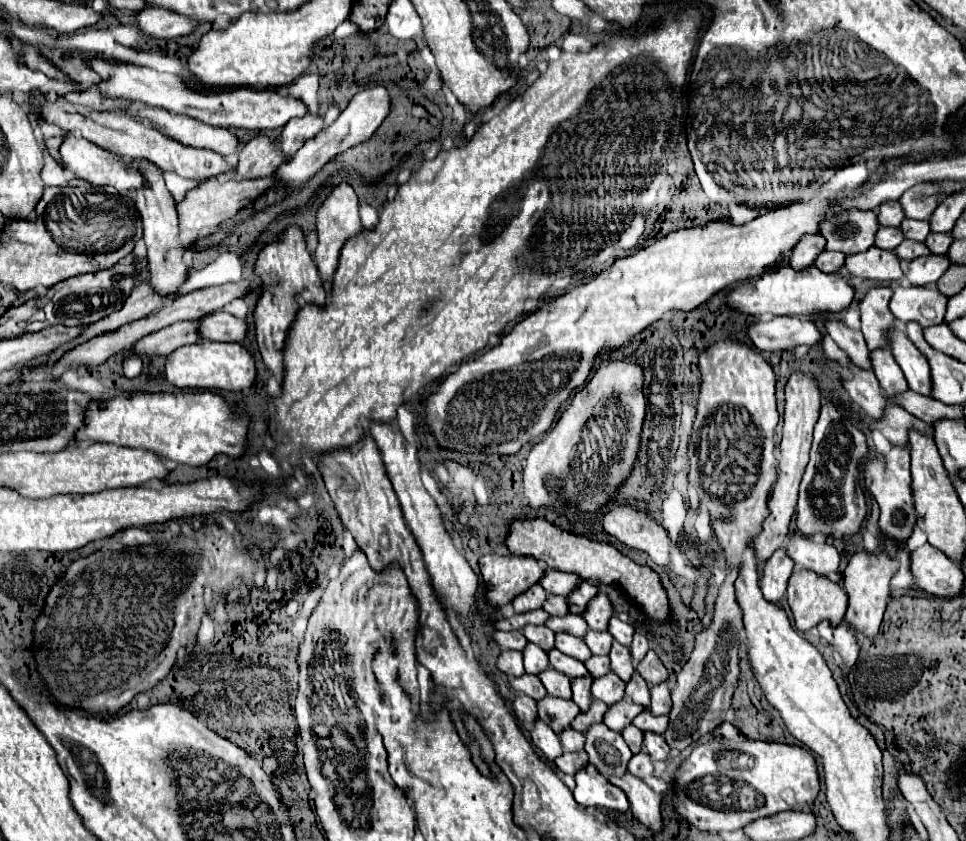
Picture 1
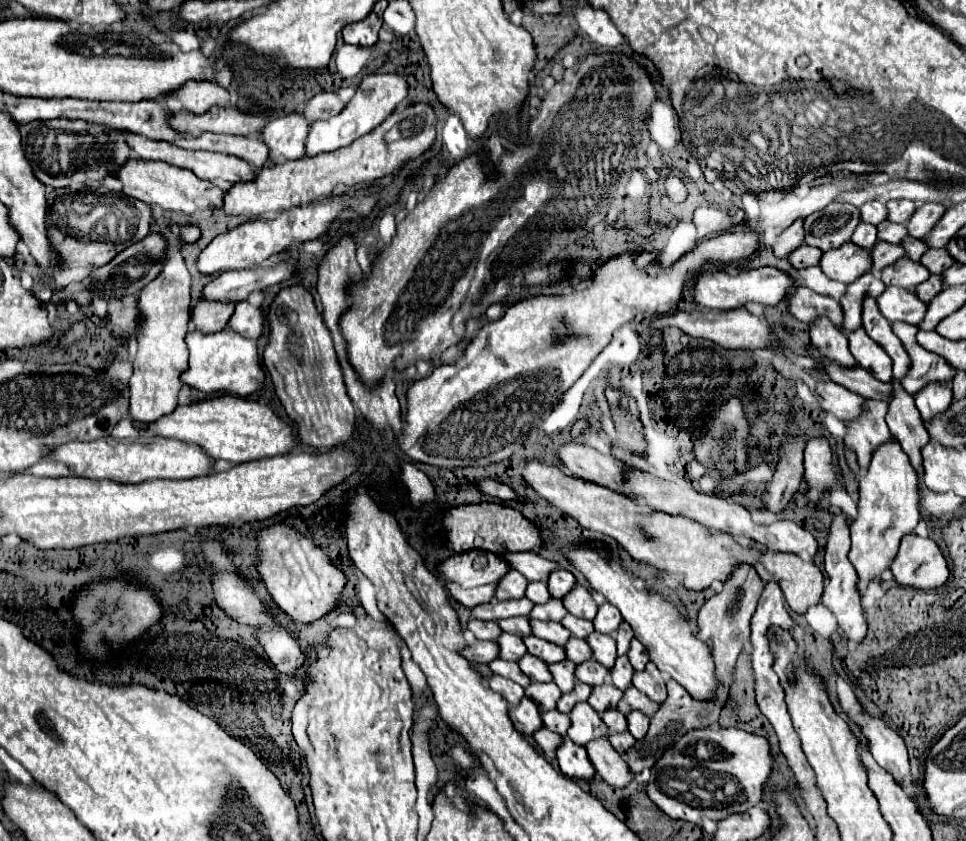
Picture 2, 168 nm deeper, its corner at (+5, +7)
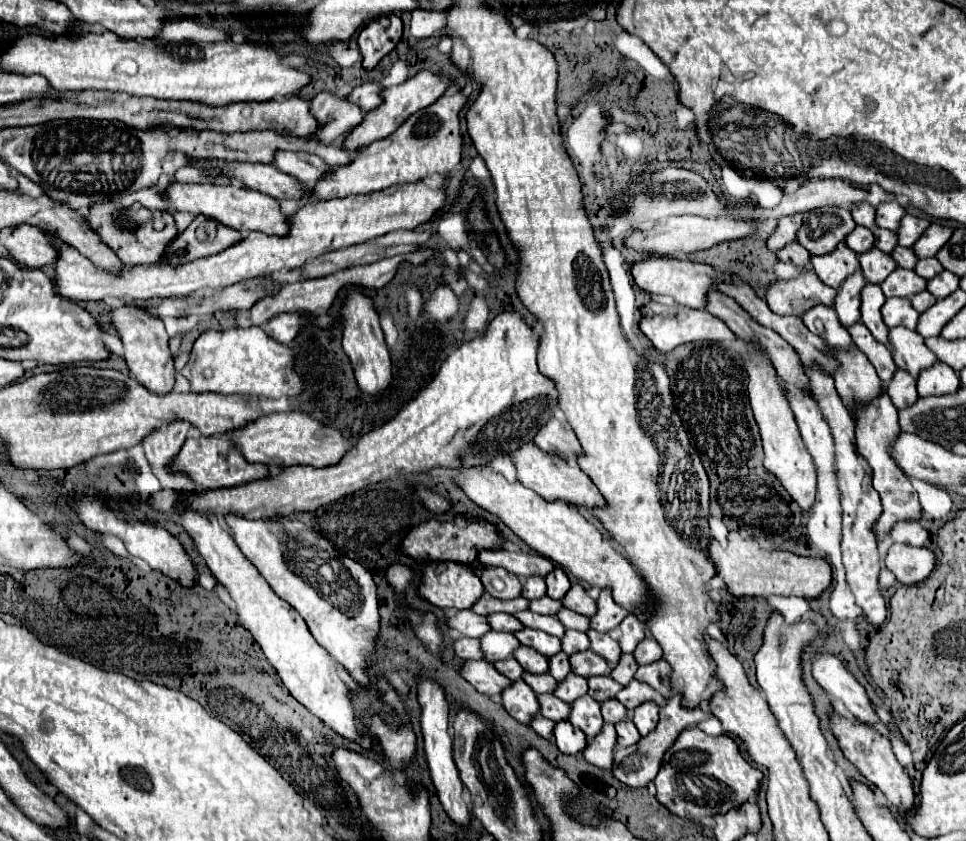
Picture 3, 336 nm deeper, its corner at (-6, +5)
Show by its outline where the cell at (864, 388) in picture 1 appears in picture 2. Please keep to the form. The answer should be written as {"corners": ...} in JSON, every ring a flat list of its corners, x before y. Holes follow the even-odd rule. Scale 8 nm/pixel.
{"corners":[[821,317,817,323,811,325,809,333,811,333,811,343,825,359,839,363,847,369,853,369,853,365,857,365,857,361,851,357,847,335,843,331,837,331,837,327,833,327,831,321]]}

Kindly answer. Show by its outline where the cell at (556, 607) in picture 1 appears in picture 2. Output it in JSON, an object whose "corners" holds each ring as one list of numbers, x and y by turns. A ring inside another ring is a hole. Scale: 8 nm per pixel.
{"corners":[[533,581,533,583,529,583,525,597,531,599,533,603,545,603,545,601,551,599,551,597,549,597,549,589,547,589,547,583,543,583,543,581]]}

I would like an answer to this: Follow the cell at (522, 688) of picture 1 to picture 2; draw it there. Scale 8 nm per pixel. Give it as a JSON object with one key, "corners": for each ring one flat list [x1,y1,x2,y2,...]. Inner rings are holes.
{"corners":[[495,659,493,663,489,663,489,667,491,667,493,673,497,673,497,675,501,675,501,677,507,677,507,679,519,683,521,687,527,687,527,685,531,683,529,677,525,677,525,673,521,673,521,669,519,669,517,663,503,661,503,659]]}

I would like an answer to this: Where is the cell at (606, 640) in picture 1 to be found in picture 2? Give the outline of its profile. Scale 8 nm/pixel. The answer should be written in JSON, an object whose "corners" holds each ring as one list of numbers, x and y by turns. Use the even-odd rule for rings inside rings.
{"corners":[[567,615,561,625,565,625,575,637,579,639,585,639,589,633,593,633,593,623,591,621,585,621,585,619,579,619,579,617,573,617,573,615]]}

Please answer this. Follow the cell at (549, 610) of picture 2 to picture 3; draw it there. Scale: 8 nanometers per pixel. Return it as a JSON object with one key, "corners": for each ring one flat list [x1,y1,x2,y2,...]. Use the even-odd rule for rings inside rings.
{"corners":[[540,597,540,599,532,599,528,609,534,611,534,613,540,613,540,615,556,615,556,611,562,607,560,601,556,599,550,599,550,597]]}

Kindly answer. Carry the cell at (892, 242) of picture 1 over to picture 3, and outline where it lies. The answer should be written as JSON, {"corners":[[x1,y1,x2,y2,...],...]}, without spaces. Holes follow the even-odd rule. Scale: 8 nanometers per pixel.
{"corners":[[856,227,852,231,852,235,848,235,848,239,844,239,846,247,850,247,852,251,856,251,858,255,864,253,864,251,870,251,874,247,874,235,868,227]]}

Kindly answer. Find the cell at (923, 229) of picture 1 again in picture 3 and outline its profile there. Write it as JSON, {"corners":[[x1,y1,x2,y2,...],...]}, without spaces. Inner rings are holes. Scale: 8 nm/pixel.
{"corners":[[872,229,872,233,874,233,874,247,878,247,880,251,884,251,884,253,888,253,888,251,892,251,898,243,896,243,896,235,892,233,892,231,888,231,888,229]]}

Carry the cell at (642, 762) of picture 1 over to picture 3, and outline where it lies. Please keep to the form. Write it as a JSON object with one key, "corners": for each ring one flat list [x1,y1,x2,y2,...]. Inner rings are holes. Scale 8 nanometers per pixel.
{"corners":[[630,719,620,721,614,727,616,727,616,743,618,743,618,747,636,745,636,741,640,741,640,733,636,731,636,727,634,727,634,723]]}

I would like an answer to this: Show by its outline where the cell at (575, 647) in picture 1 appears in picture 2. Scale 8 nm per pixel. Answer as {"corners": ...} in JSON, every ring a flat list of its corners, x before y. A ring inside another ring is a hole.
{"corners":[[531,619,531,627,533,627,533,635,541,637,545,641,551,641,559,647,565,647,565,641,569,641,571,633,561,625,561,623,553,623,553,621,533,621]]}

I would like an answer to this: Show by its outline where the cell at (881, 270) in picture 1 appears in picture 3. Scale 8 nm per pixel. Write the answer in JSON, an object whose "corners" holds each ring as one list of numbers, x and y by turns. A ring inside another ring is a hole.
{"corners":[[840,243,840,247,836,247,836,251,828,253,828,255,820,255,820,257,812,257,810,259,818,279,834,289,840,289,840,283,852,275,854,271,860,269,858,265,858,255,854,251,850,251,844,243]]}

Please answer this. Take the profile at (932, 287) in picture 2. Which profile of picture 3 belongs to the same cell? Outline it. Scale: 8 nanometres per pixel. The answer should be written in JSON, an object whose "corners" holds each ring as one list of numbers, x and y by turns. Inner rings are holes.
{"corners":[[922,291,922,293,918,293,918,295,914,295,912,299,912,307,916,307,916,311,920,311,920,313,924,313,936,299,928,293,928,291]]}

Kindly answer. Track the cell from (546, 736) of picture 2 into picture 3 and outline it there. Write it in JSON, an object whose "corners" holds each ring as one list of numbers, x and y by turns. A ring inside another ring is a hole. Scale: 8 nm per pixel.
{"corners":[[538,713,538,715,534,715,534,719,532,719,530,727,532,727,538,735,542,735,542,737,546,737,546,739,552,739,552,729,554,729,554,723,552,723,550,719,544,719,540,713]]}

